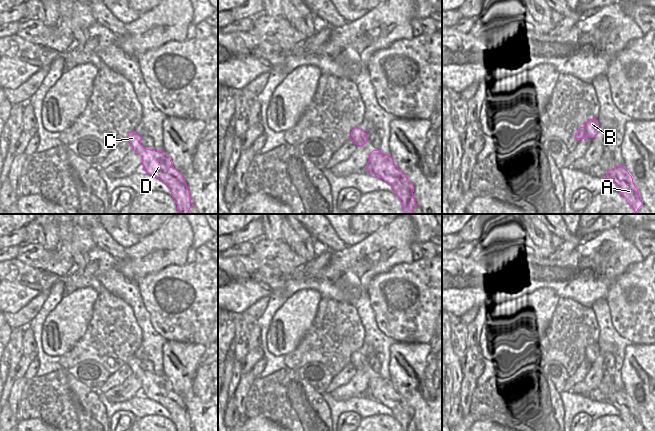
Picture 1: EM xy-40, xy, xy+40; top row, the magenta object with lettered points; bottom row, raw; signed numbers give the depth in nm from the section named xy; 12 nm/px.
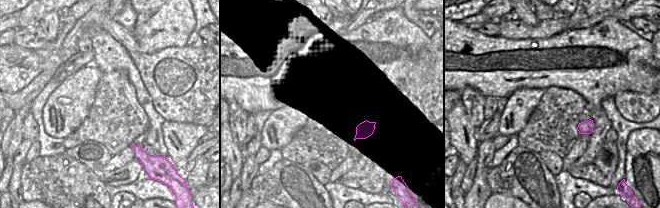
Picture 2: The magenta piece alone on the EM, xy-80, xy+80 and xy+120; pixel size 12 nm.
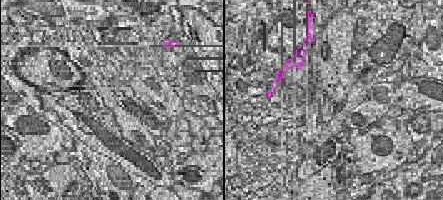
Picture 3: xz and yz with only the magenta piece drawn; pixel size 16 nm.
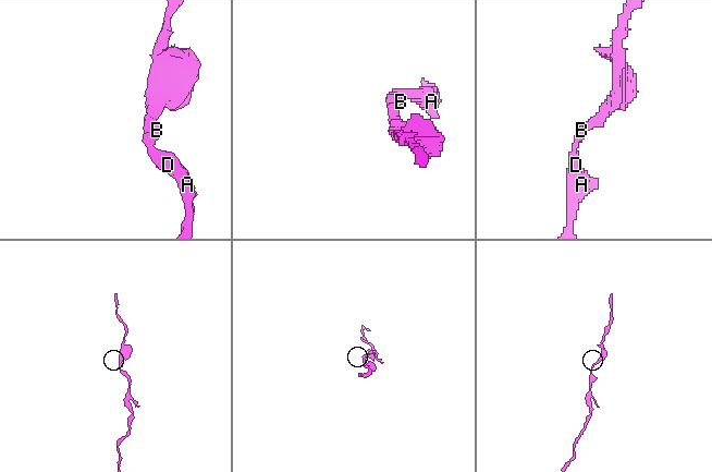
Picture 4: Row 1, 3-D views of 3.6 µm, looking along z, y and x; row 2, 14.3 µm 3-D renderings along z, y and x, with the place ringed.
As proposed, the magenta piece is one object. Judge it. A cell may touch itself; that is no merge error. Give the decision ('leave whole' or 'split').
leave whole

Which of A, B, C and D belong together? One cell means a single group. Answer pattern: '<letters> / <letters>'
A B C D

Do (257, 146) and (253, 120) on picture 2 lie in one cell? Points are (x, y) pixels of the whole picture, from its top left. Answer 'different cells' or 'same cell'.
same cell

